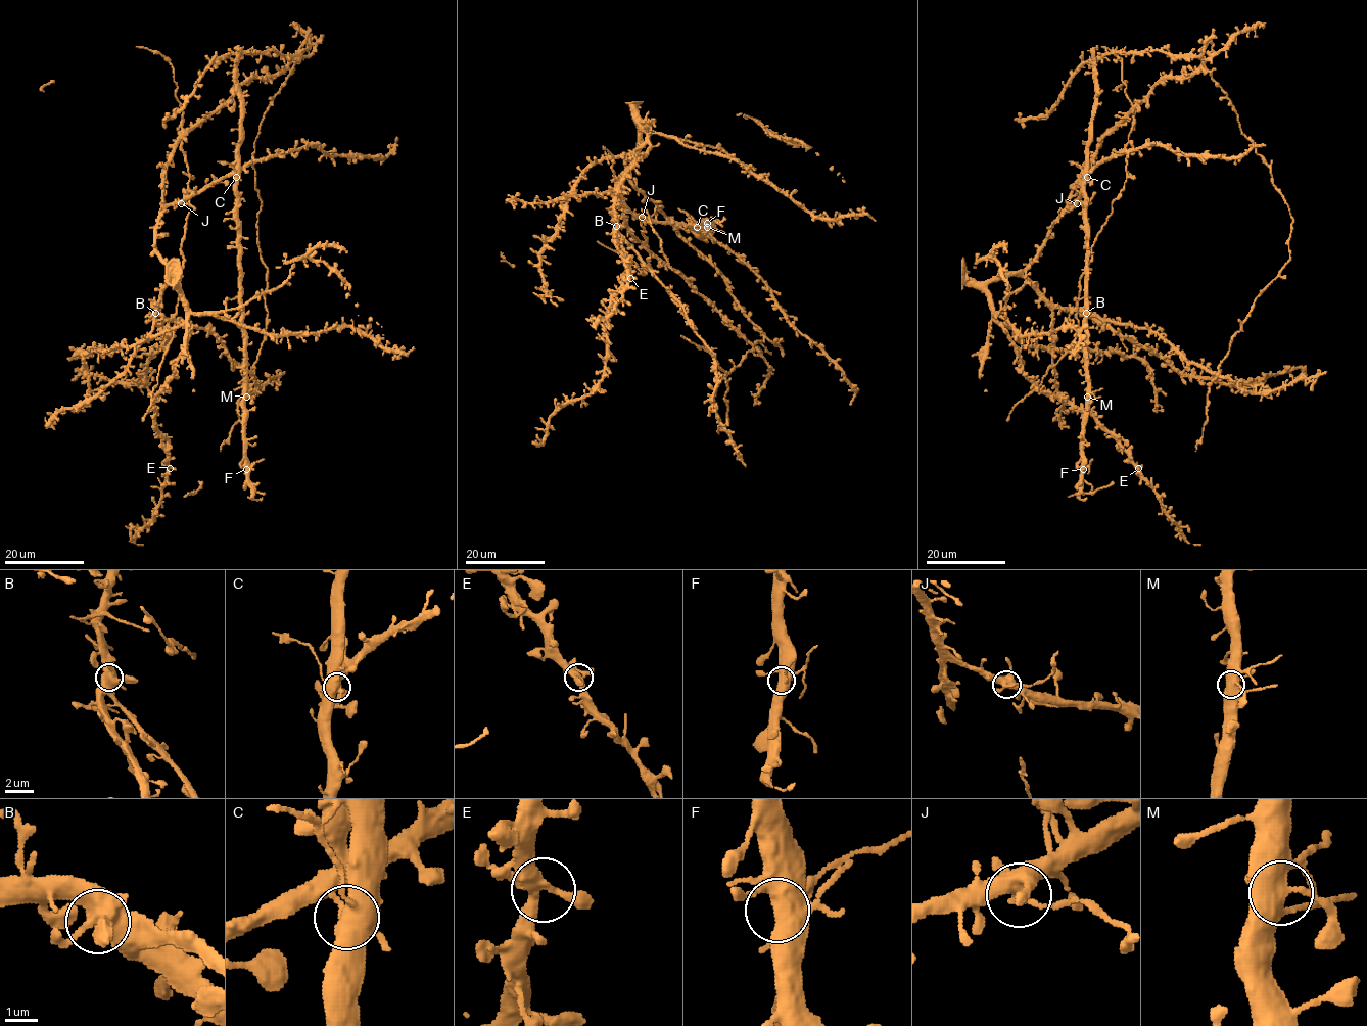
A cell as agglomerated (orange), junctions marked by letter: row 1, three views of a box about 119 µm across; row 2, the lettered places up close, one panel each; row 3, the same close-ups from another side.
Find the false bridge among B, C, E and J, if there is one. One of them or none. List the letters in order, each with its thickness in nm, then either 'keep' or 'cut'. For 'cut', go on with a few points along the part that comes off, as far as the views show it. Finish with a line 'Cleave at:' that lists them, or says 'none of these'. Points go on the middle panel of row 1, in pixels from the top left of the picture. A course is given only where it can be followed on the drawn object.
B: calibre 500 nm; keep
C: calibre 500 nm; cut; course (697, 227), (705, 227), (712, 220), (722, 227)
E: calibre 360 nm; keep
J: calibre 440 nm; keep
Cleave at: C

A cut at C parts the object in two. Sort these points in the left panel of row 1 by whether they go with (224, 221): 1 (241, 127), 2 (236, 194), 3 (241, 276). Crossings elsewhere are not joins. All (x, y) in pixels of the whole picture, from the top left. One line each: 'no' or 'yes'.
1: yes
2: yes
3: yes

